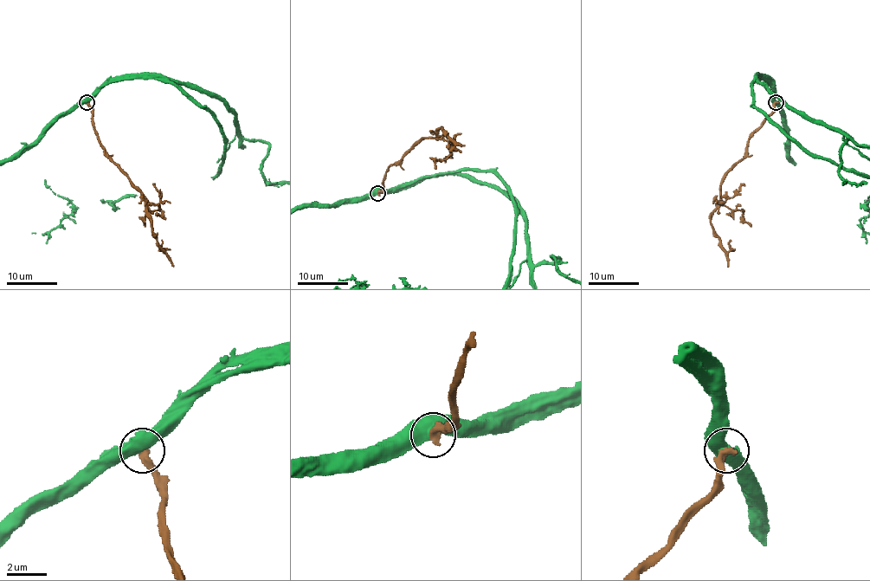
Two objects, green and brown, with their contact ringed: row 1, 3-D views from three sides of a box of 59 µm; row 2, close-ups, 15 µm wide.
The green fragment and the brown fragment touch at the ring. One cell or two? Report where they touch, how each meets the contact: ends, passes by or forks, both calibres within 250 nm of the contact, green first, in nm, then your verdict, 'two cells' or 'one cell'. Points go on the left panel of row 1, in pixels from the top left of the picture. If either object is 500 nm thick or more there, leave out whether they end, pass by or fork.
place (86, 102); calibres 550 and 440 nm; two cells

